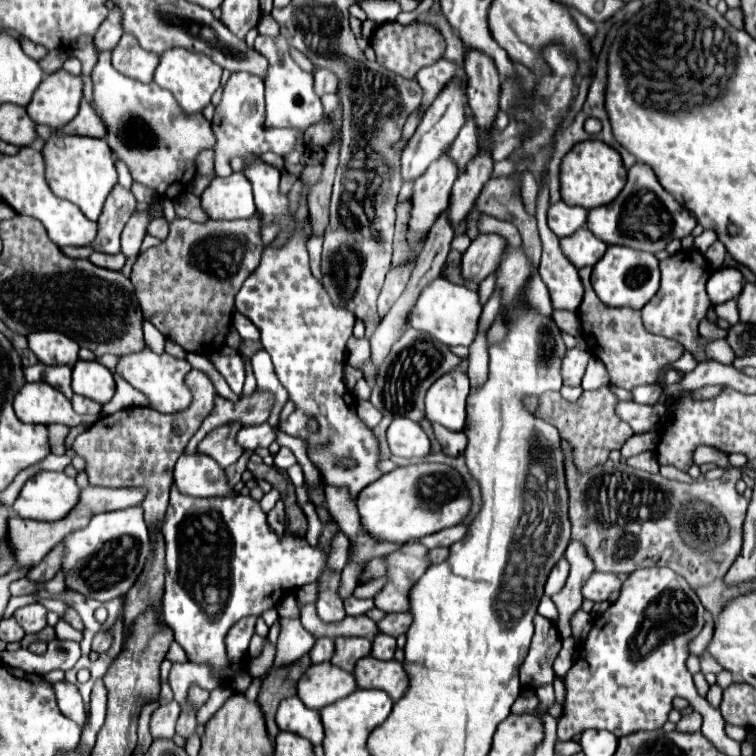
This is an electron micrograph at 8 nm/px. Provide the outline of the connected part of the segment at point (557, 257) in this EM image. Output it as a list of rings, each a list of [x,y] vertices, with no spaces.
[[[542,186],[542,188],[540,188],[540,194],[538,194],[538,208],[536,208],[538,232],[542,242],[542,260],[540,260],[540,270],[538,270],[538,272],[540,272],[542,282],[548,286],[548,292],[550,292],[550,298],[552,298],[552,306],[554,306],[554,308],[578,310],[580,300],[582,300],[582,294],[584,294],[584,288],[582,288],[578,270],[574,268],[572,262],[568,262],[568,258],[566,258],[564,252],[560,250],[560,240],[556,238],[556,235],[548,227],[548,206],[550,206],[550,202],[548,202],[548,186]]]

